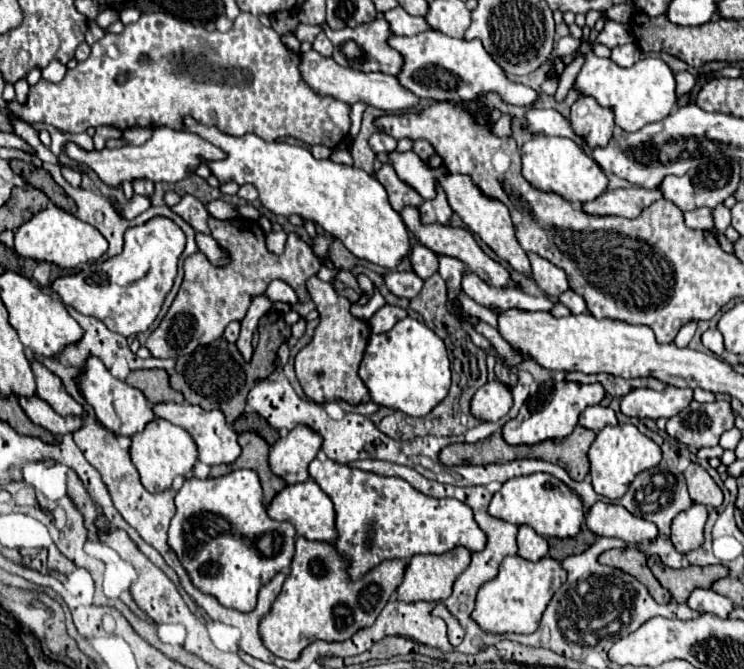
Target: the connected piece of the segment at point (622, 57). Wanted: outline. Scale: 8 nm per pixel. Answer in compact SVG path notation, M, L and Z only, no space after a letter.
M627 43L627 45L619 45L611 49L611 59L619 65L619 67L631 67L641 59L641 49L637 47L637 43Z

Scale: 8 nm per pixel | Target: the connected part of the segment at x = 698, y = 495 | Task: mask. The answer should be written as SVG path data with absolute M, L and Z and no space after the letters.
M691 463L683 471L683 475L689 485L689 495L695 503L703 503L707 507L719 507L723 503L723 493L719 485L711 479L711 475L699 463Z

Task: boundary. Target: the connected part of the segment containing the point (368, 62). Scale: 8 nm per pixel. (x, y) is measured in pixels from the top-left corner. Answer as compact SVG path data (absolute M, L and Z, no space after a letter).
M375 19L367 25L359 25L355 29L345 27L339 31L329 29L327 25L323 25L323 31L327 33L327 37L331 39L331 43L335 45L335 61L341 67L349 67L355 71L363 71L363 73L371 73L371 71L379 71L379 73L389 73L389 75L397 75L399 67L403 67L403 57L399 55L399 51L395 51L389 45L391 39L391 27L385 19Z

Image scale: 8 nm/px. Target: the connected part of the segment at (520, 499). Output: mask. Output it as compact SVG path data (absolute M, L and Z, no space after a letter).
M533 473L525 477L515 477L503 483L503 487L493 495L489 505L489 515L515 523L531 525L543 537L575 537L585 523L585 505L571 489L547 473Z

